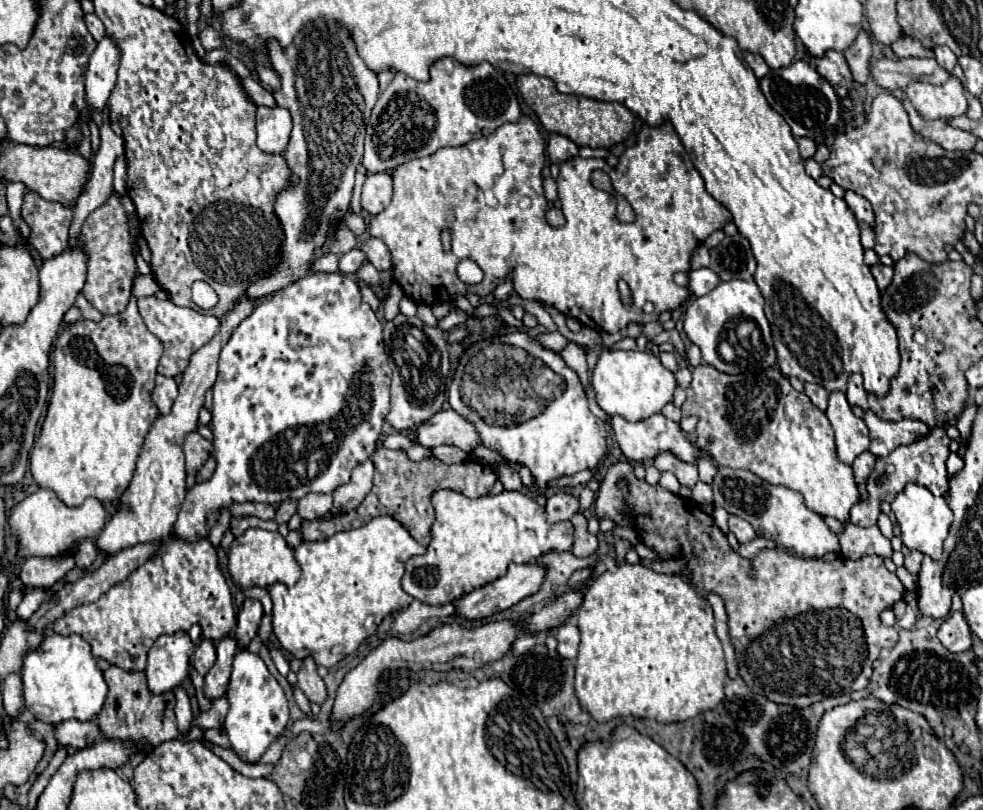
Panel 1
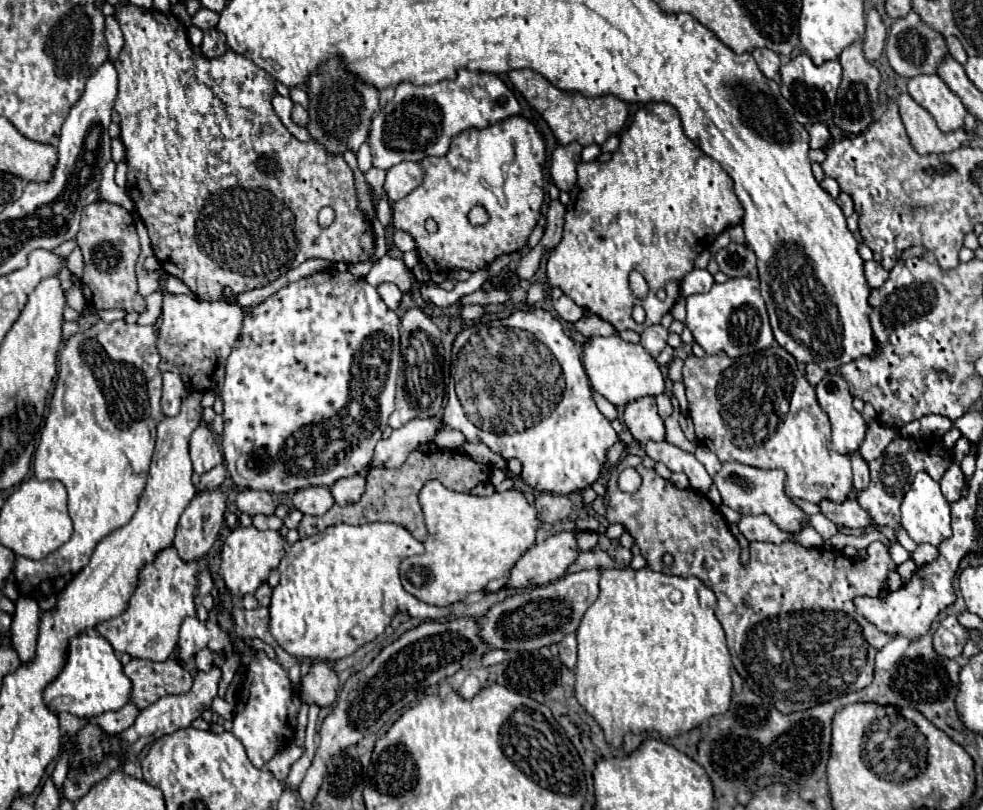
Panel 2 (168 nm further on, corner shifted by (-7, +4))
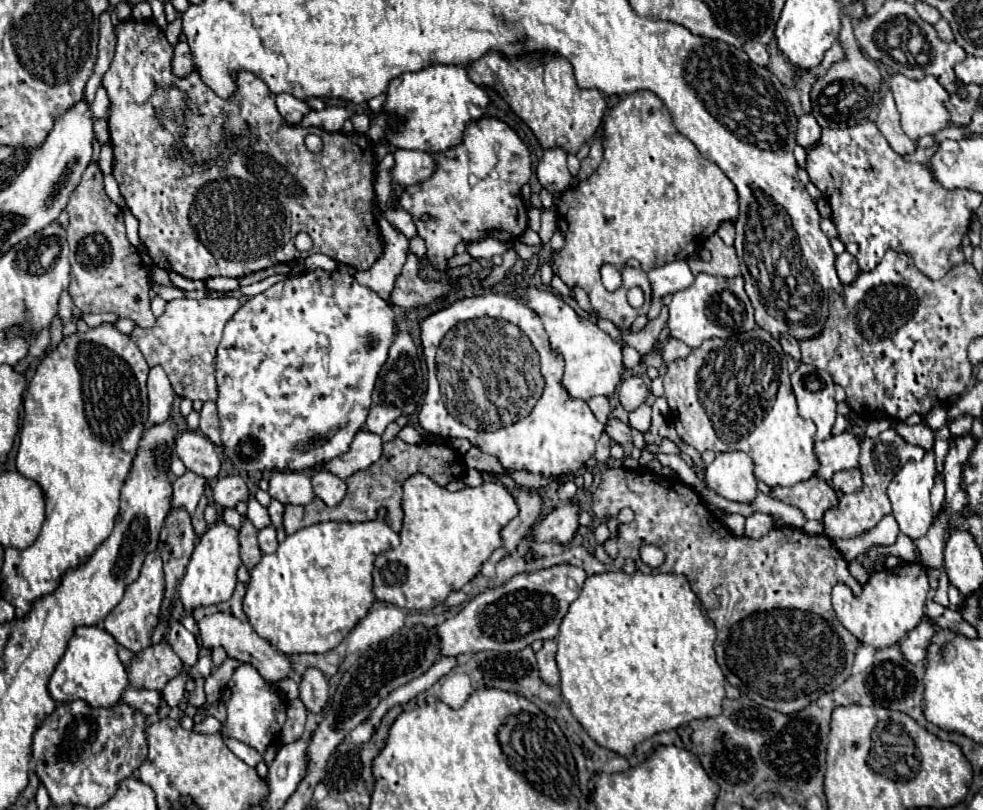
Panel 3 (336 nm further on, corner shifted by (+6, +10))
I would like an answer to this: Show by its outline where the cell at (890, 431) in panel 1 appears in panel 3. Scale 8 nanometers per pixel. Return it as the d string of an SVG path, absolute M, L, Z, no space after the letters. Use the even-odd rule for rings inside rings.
M841 433L837 437L829 437L825 441L817 441L813 447L813 453L819 461L817 477L831 481L833 473L855 469L859 465L859 445L863 437Z

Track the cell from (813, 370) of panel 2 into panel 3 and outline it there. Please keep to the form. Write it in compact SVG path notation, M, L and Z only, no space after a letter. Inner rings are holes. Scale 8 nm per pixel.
M781 335L779 343L783 347L785 353L789 353L793 359L801 359L801 351L799 351L799 341L793 335Z

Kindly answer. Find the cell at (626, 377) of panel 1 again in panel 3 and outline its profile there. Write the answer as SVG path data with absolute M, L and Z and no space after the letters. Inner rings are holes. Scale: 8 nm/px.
M519 287L519 299L541 317L545 331L549 335L551 351L555 355L561 355L561 359L565 363L561 385L565 387L565 391L573 399L583 399L583 401L587 401L589 397L595 397L595 395L605 395L605 397L611 395L615 391L617 383L621 381L621 373L623 373L621 345L617 341L613 341L605 331L601 331L593 321L579 317L561 299L561 295L557 295L553 291L535 289L535 293L531 295L529 287L527 289Z

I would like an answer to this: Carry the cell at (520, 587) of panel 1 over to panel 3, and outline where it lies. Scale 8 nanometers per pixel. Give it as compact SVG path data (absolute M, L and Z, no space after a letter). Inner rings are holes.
M571 501L553 509L543 521L539 521L533 529L533 539L569 543L577 527L579 527L579 505Z

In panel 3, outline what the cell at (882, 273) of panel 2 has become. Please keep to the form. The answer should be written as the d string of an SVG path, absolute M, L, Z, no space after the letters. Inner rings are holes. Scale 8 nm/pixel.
M847 251L841 253L841 255L837 255L837 259L835 259L835 269L837 269L837 275L839 275L839 279L841 279L843 283L849 283L849 281L853 281L853 279L859 275L859 271L857 271L857 261L855 261L855 257L849 255Z

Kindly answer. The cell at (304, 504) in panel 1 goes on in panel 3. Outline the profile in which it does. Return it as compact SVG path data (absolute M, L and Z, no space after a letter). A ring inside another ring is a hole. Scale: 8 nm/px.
M273 471L269 477L269 495L283 505L307 505L315 497L309 473L301 471Z

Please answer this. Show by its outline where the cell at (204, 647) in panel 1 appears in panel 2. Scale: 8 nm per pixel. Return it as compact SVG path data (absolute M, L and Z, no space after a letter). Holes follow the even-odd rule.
M206 647L206 649L200 649L194 659L196 659L196 667L198 667L200 671L210 671L214 657L212 657L212 651Z

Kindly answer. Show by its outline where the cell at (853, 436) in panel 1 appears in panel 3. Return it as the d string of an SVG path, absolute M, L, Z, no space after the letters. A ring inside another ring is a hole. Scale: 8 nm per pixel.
M801 363L791 375L791 385L797 397L799 415L803 419L811 419L817 425L815 441L829 439L837 417L835 383L829 373Z

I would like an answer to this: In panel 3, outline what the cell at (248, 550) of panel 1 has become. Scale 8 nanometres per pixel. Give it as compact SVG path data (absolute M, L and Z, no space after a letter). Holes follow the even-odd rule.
M217 519L197 541L193 555L189 559L189 565L185 569L185 577L179 583L179 599L185 607L185 611L197 609L197 607L209 607L227 601L233 595L235 583L237 583L237 569L241 565L239 557L239 539L237 529L225 525L221 519Z

